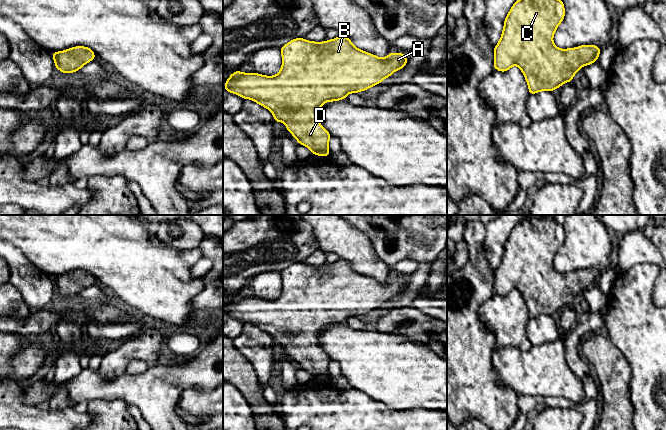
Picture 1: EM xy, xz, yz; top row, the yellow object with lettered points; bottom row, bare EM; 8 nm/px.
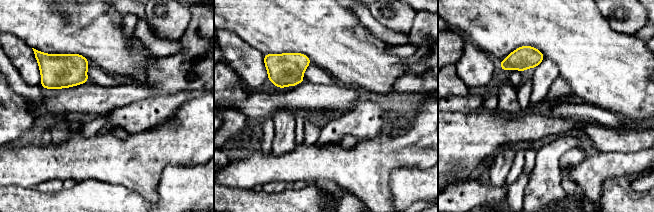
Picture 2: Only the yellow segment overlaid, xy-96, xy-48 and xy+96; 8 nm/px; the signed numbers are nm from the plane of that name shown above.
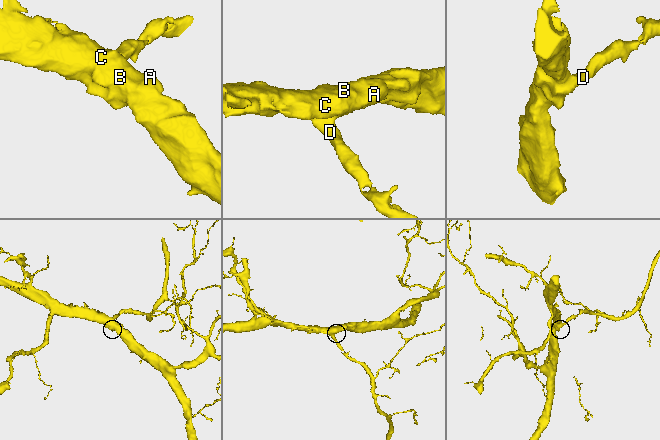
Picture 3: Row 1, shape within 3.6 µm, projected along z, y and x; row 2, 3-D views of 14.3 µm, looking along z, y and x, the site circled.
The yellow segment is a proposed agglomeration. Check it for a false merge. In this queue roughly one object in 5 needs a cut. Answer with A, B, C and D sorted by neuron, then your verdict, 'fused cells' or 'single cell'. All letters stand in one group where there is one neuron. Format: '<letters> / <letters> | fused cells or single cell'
A B C D | single cell

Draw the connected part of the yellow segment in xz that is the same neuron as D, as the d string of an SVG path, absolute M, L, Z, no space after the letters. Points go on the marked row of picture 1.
M339 36L324 42L307 41L304 38L295 38L281 48L282 67L275 76L265 76L258 73L242 73L239 70L232 73L227 79L224 89L237 94L243 99L251 99L259 105L269 109L276 122L286 124L287 130L299 144L309 148L314 155L327 157L330 153L330 133L318 122L318 109L327 101L343 100L349 93L366 91L370 87L382 82L391 74L405 67L408 58L403 53L393 53L385 58L356 48L348 37Z

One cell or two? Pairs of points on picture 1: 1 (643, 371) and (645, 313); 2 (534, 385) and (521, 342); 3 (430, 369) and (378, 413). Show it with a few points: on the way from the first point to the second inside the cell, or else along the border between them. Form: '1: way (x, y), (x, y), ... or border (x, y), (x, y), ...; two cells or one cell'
1: way (645, 357), (645, 327); one cell
2: border (501, 346), (522, 350), (532, 346); two cells
3: border (366, 394), (391, 409), (409, 409); two cells

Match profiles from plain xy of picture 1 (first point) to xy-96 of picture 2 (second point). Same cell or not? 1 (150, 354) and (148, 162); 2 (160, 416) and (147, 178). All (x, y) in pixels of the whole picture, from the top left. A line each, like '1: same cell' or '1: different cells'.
1: different cells
2: same cell

